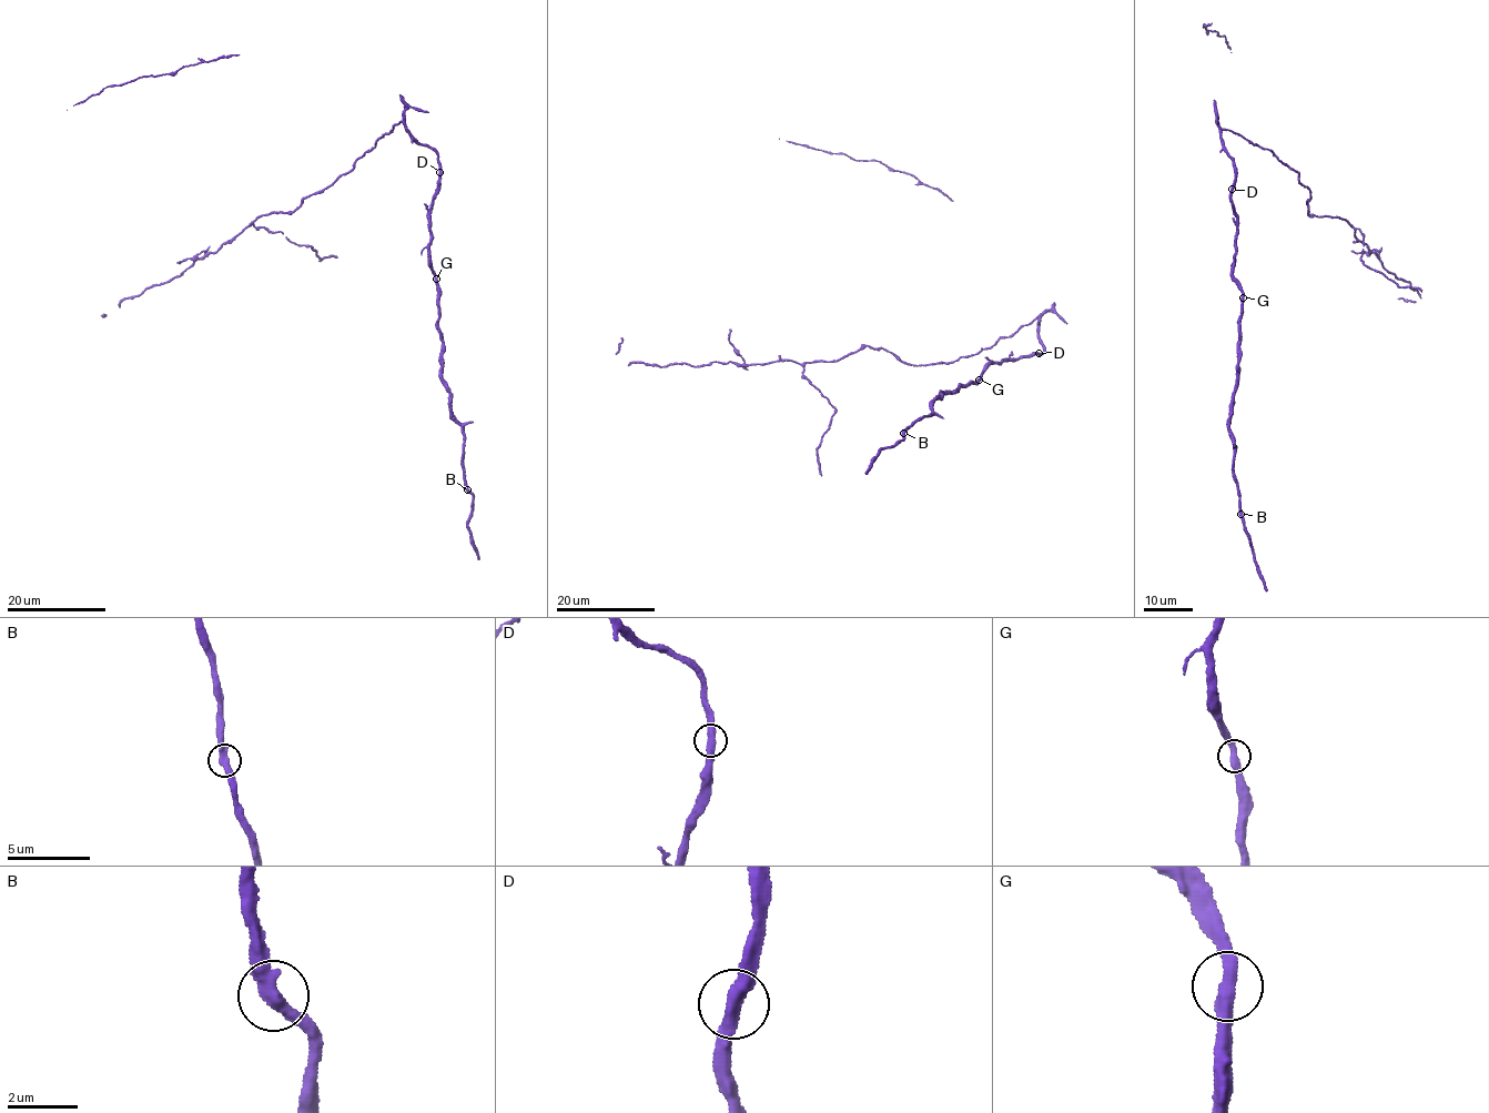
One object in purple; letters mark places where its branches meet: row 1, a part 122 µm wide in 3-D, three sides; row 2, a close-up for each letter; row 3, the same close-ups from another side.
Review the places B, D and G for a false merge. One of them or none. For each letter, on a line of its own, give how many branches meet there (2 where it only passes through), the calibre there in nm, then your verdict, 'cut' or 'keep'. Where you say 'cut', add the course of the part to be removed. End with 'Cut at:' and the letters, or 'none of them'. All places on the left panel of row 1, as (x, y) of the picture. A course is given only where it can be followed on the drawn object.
B: branches 2; calibre 400 nm; keep
D: branches 2; calibre 400 nm; keep
G: branches 2; calibre 400 nm; keep
Cut at: none of them

